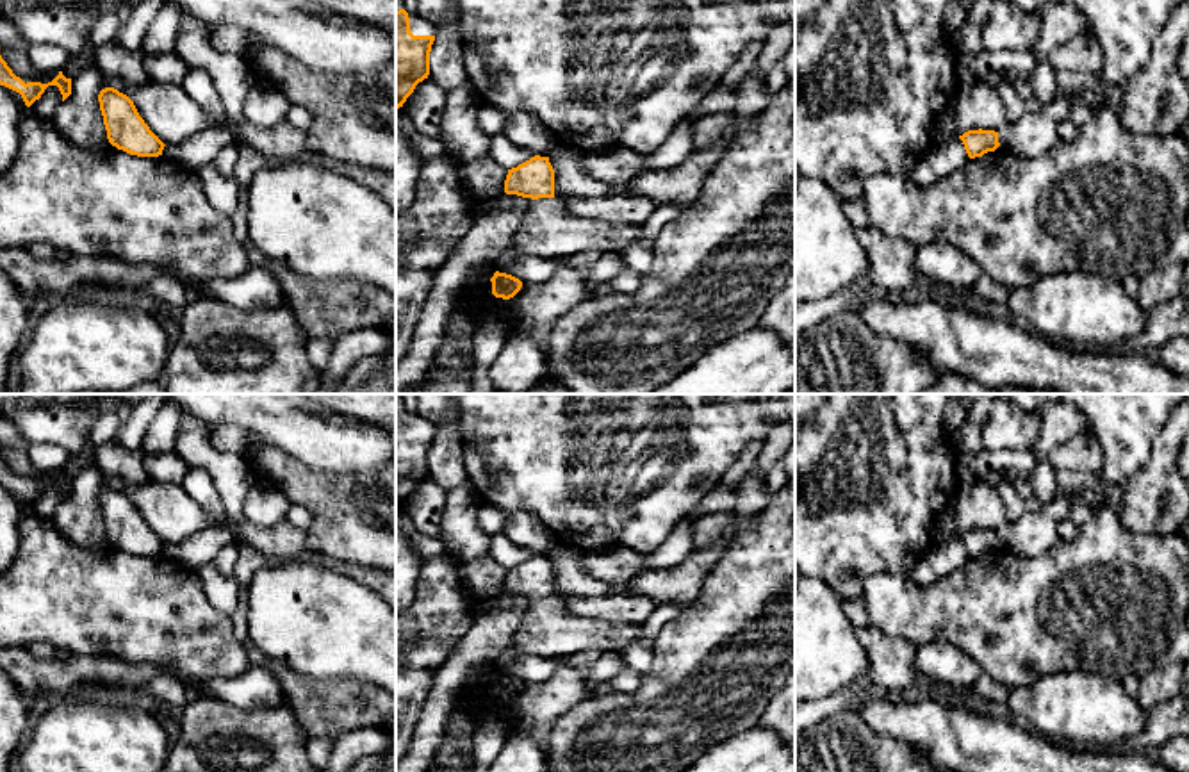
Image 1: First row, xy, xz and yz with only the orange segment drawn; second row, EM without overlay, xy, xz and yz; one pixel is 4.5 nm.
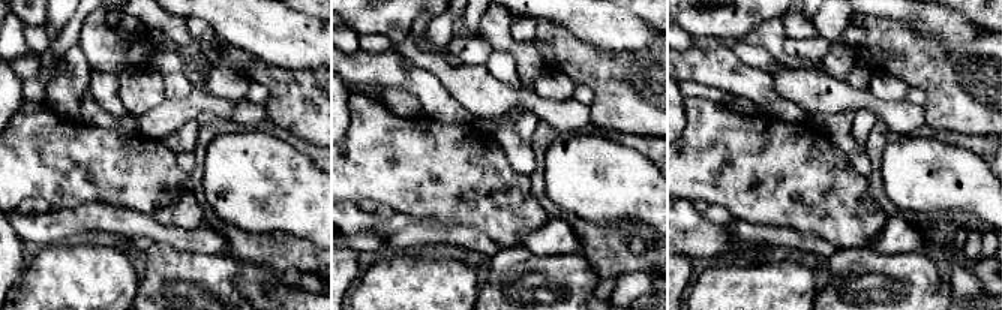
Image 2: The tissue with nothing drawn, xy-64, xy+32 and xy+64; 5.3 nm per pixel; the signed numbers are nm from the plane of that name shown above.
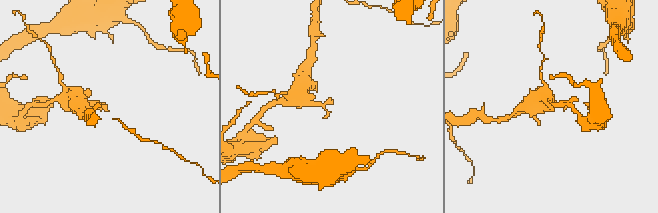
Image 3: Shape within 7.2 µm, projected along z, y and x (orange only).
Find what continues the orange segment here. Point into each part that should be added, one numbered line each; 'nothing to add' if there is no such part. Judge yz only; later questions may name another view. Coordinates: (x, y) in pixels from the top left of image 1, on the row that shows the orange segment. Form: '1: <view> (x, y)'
nothing to add

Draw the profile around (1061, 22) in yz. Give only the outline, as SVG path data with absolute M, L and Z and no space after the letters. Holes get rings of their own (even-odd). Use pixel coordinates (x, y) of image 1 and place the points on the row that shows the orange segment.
M1048 4L1041 9L1043 27L1039 39L1030 48L1039 62L1046 62L1048 55L1070 43L1086 30L1082 14L1070 4Z

